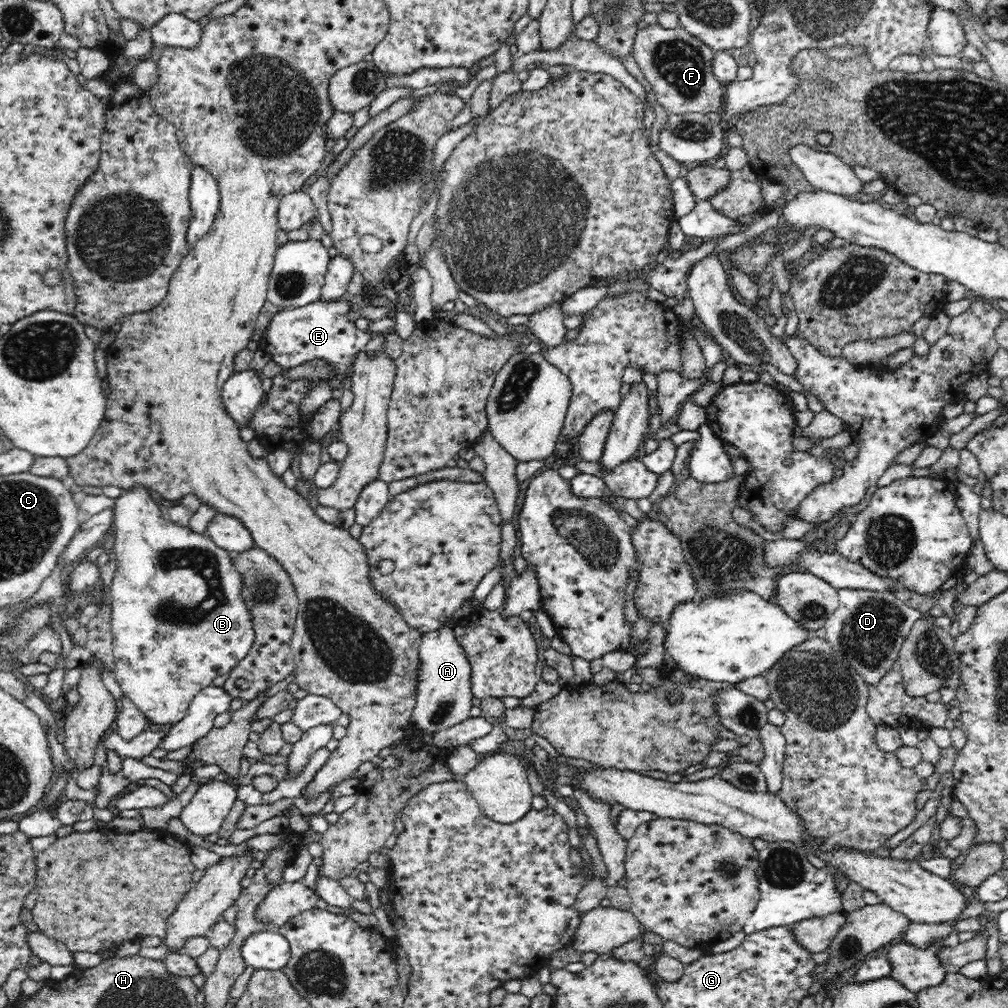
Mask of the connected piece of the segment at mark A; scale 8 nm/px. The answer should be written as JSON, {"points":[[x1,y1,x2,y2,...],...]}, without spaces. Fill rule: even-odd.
{"points":[[449,622,435,632,421,638,419,647,420,670,418,675,417,700,411,722,426,733,447,730,470,718,472,698,470,661,454,638,454,623]]}

